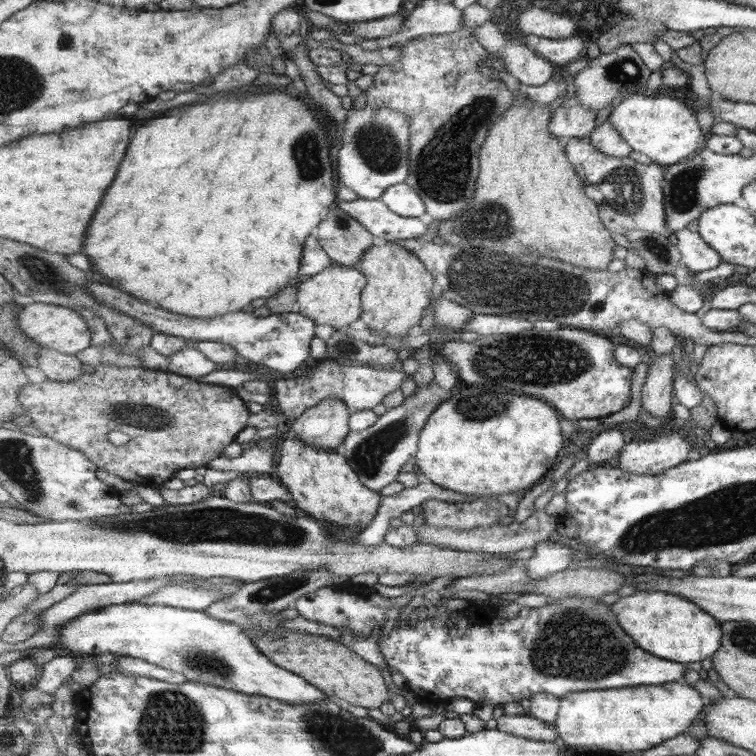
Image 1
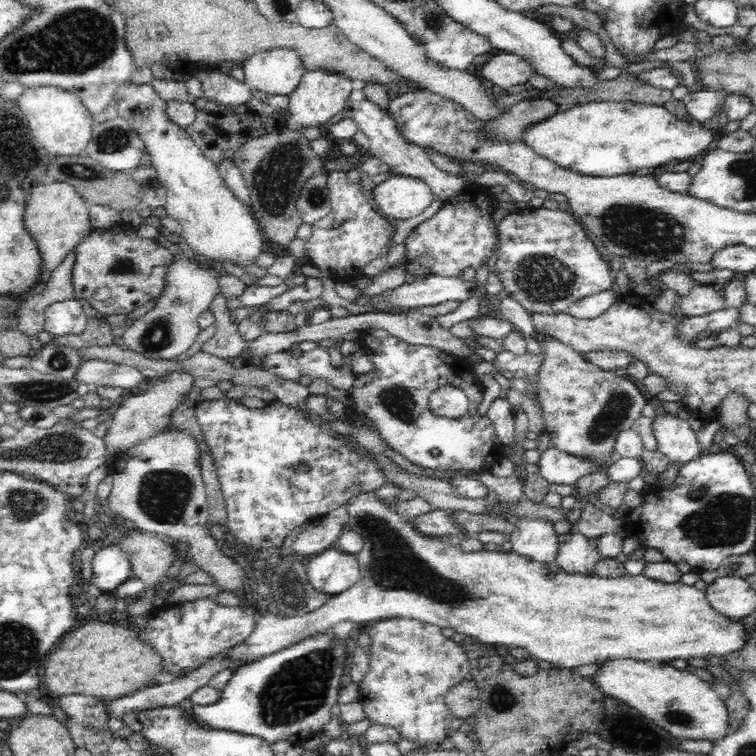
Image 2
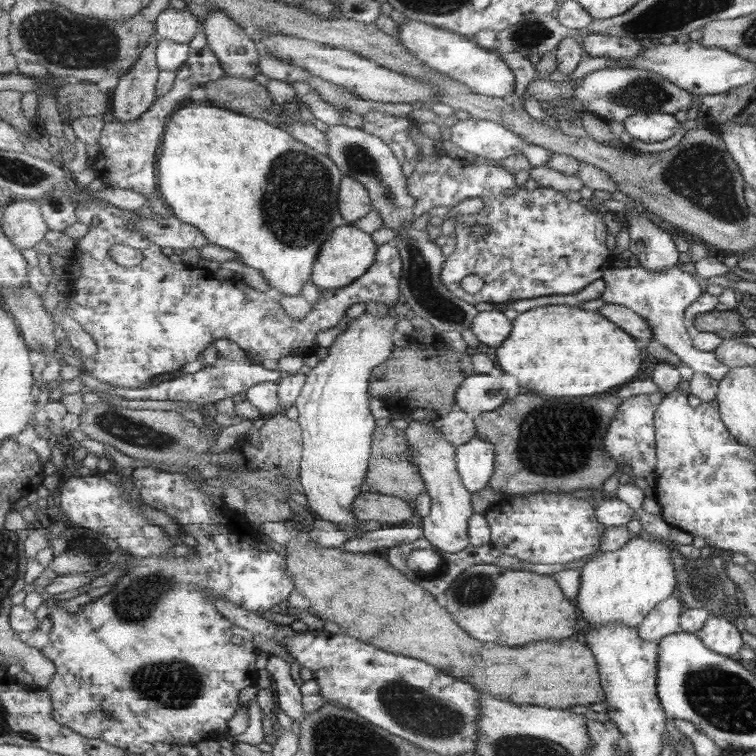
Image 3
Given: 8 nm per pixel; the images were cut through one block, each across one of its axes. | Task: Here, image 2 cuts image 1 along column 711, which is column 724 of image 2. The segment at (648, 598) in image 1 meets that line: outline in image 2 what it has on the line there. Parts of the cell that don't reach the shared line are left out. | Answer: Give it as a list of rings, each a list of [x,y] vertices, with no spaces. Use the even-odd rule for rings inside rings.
[[[373,493],[358,494],[356,498],[350,500],[350,504],[346,506],[348,509],[348,519],[346,520],[345,527],[355,530],[363,538],[363,550],[357,555],[357,559],[360,565],[360,578],[358,582],[341,592],[337,595],[331,595],[329,601],[326,604],[320,606],[312,612],[307,612],[303,615],[298,616],[274,616],[269,612],[263,612],[262,616],[257,619],[255,629],[251,632],[251,635],[247,640],[244,640],[241,644],[236,647],[228,649],[227,654],[231,658],[235,658],[239,664],[244,665],[251,661],[258,660],[261,656],[266,656],[272,652],[283,650],[292,644],[297,644],[300,640],[306,639],[306,636],[312,636],[312,634],[318,634],[318,632],[326,632],[331,630],[335,624],[342,622],[343,620],[351,620],[354,623],[364,624],[365,621],[380,620],[384,618],[413,618],[414,620],[420,620],[427,622],[428,624],[436,624],[440,628],[452,628],[455,632],[465,634],[473,638],[478,638],[480,642],[484,644],[498,644],[498,646],[510,646],[510,648],[526,648],[530,652],[530,656],[534,660],[546,660],[550,662],[554,667],[560,667],[561,669],[574,669],[578,666],[585,664],[594,664],[600,662],[606,662],[606,660],[614,660],[614,658],[636,658],[636,660],[642,661],[658,661],[668,662],[671,660],[694,660],[694,662],[701,662],[706,656],[723,656],[727,657],[733,652],[739,651],[748,644],[748,638],[746,638],[746,627],[743,618],[730,618],[724,616],[721,612],[716,612],[710,601],[707,599],[706,593],[702,590],[698,590],[696,586],[688,586],[678,581],[677,583],[666,583],[658,582],[650,577],[640,575],[622,575],[610,578],[602,578],[598,575],[584,575],[576,572],[566,572],[562,570],[557,562],[540,562],[538,560],[532,560],[529,556],[522,556],[516,554],[514,551],[490,551],[483,548],[478,552],[464,552],[458,548],[458,545],[450,544],[449,536],[442,537],[428,537],[426,535],[420,535],[418,531],[412,529],[410,525],[411,518],[402,516],[398,513],[393,512],[394,504],[390,501],[380,500],[374,496]]]

